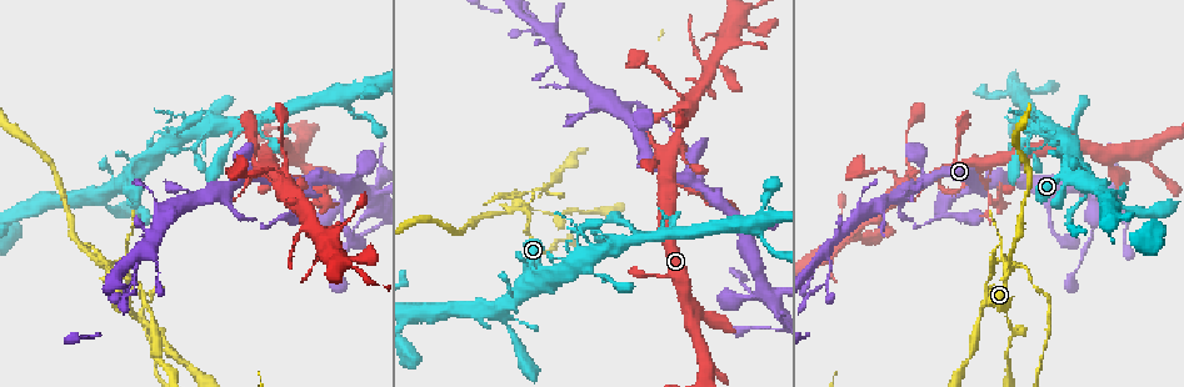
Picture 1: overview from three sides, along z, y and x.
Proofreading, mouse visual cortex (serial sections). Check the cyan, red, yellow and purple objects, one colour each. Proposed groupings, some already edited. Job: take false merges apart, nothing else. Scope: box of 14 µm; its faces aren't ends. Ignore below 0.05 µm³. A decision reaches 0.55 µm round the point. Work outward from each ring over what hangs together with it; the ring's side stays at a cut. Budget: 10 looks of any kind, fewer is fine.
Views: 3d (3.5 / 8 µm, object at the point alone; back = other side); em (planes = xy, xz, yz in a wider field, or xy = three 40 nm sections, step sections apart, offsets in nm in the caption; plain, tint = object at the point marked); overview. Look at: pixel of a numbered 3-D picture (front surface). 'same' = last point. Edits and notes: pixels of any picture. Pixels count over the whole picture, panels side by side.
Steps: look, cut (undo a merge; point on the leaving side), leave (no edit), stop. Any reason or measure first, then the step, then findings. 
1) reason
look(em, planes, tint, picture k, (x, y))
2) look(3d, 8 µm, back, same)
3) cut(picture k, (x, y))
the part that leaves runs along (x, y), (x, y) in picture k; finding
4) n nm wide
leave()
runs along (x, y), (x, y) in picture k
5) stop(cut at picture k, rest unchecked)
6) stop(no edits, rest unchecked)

sharp bend
look(3d, 3.5 µm, back, picture 1, (993, 201))

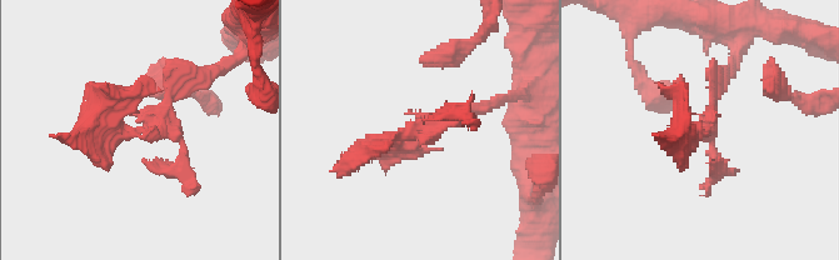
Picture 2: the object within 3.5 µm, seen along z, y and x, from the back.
look(em, planes, tint, picture 2, (703, 129))

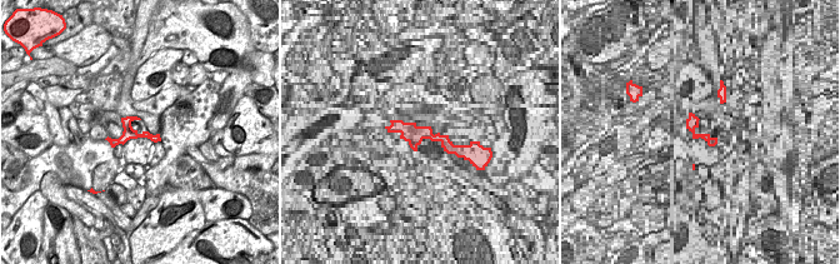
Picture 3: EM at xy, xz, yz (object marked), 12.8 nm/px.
leave()
runs along (467, 114), (383, 153) in picture 2; continuous, no second cell

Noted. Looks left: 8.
arms part here
look(3d, 3.5 µm, picture 1, (524, 212))

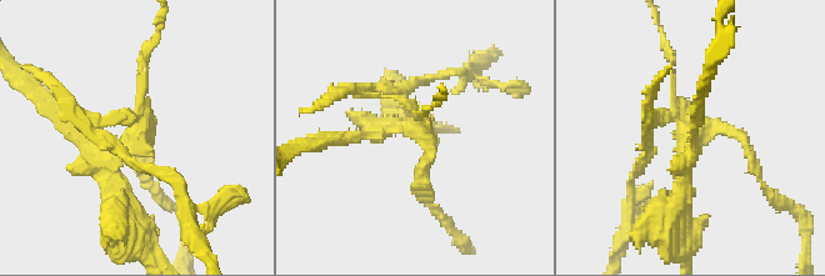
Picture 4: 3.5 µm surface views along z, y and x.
look(em, xy, step 2, plain, picture 4, (683, 132))

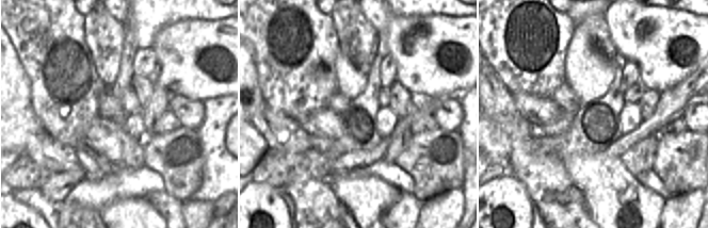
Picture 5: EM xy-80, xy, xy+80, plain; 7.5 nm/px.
where the object lies
look(em, xy, step 2, tint, same)

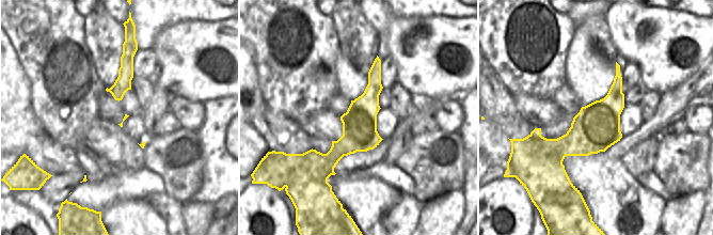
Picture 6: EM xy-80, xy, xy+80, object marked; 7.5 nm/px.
260 nm wide
cut(picture 4, (115, 118))
border along (561, 145), (552, 153), (527, 156) in picture 6; a second cell is stuck on

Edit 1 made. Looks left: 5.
look(3d, 8 µm, picture 1, (1092, 178))

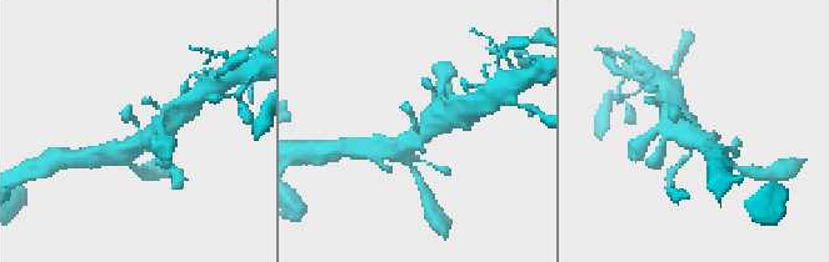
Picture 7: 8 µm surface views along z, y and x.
look(em, xy, step 1, tint, picture 7, (421, 132))

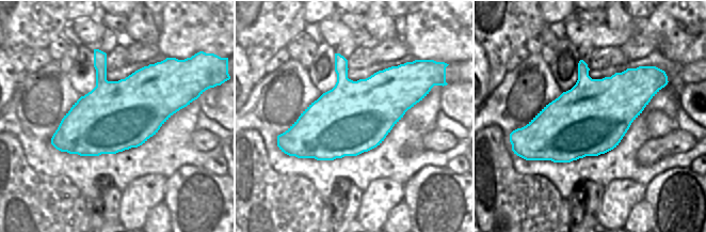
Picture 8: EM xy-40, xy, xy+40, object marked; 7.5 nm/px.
leave()
runs along (161, 125), (143, 140), (128, 115) in picture 7; continuous, no second cell

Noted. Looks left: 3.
narrows sharply
look(3d, 3.5 µm, picture 1, (1092, 235))

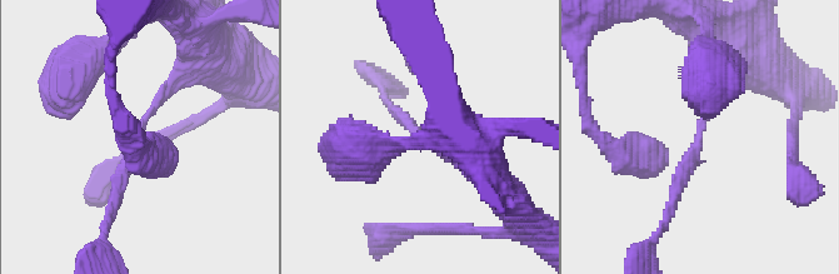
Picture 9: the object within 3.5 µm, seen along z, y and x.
now the EM
look(em, xy, step 5, plain, picture 9, (698, 135))

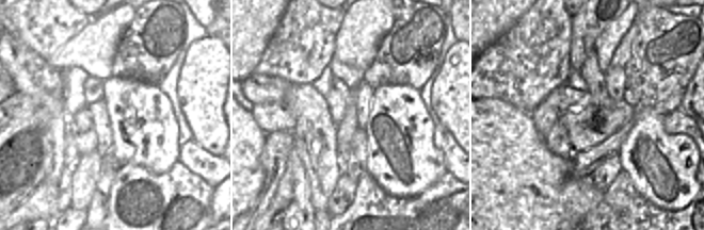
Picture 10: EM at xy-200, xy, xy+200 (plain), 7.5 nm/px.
where the object lies
look(em, xy, step 5, tint, same)

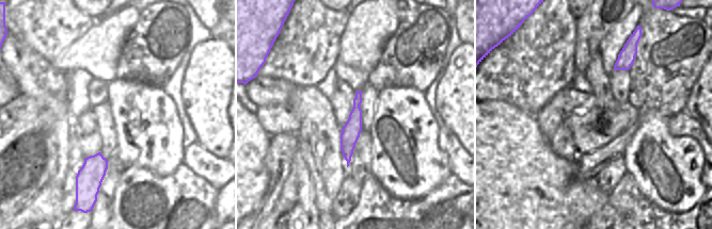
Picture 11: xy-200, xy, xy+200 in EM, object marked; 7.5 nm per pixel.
140 nm wide
leave()
runs along (184, 74), (143, 120), (115, 208) in picture 9; continuous, no second cell

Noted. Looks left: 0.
stop(cut at picture 4, rest unchecked)

